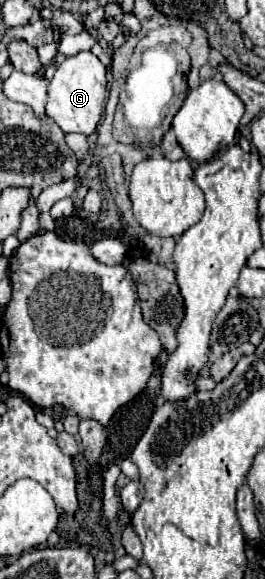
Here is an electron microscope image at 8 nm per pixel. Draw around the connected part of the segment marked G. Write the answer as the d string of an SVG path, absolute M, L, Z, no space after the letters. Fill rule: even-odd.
M80 51L72 57L66 57L48 85L48 105L46 113L64 133L82 133L90 135L96 131L96 125L102 117L104 103L108 95L108 79L104 63L90 51Z

